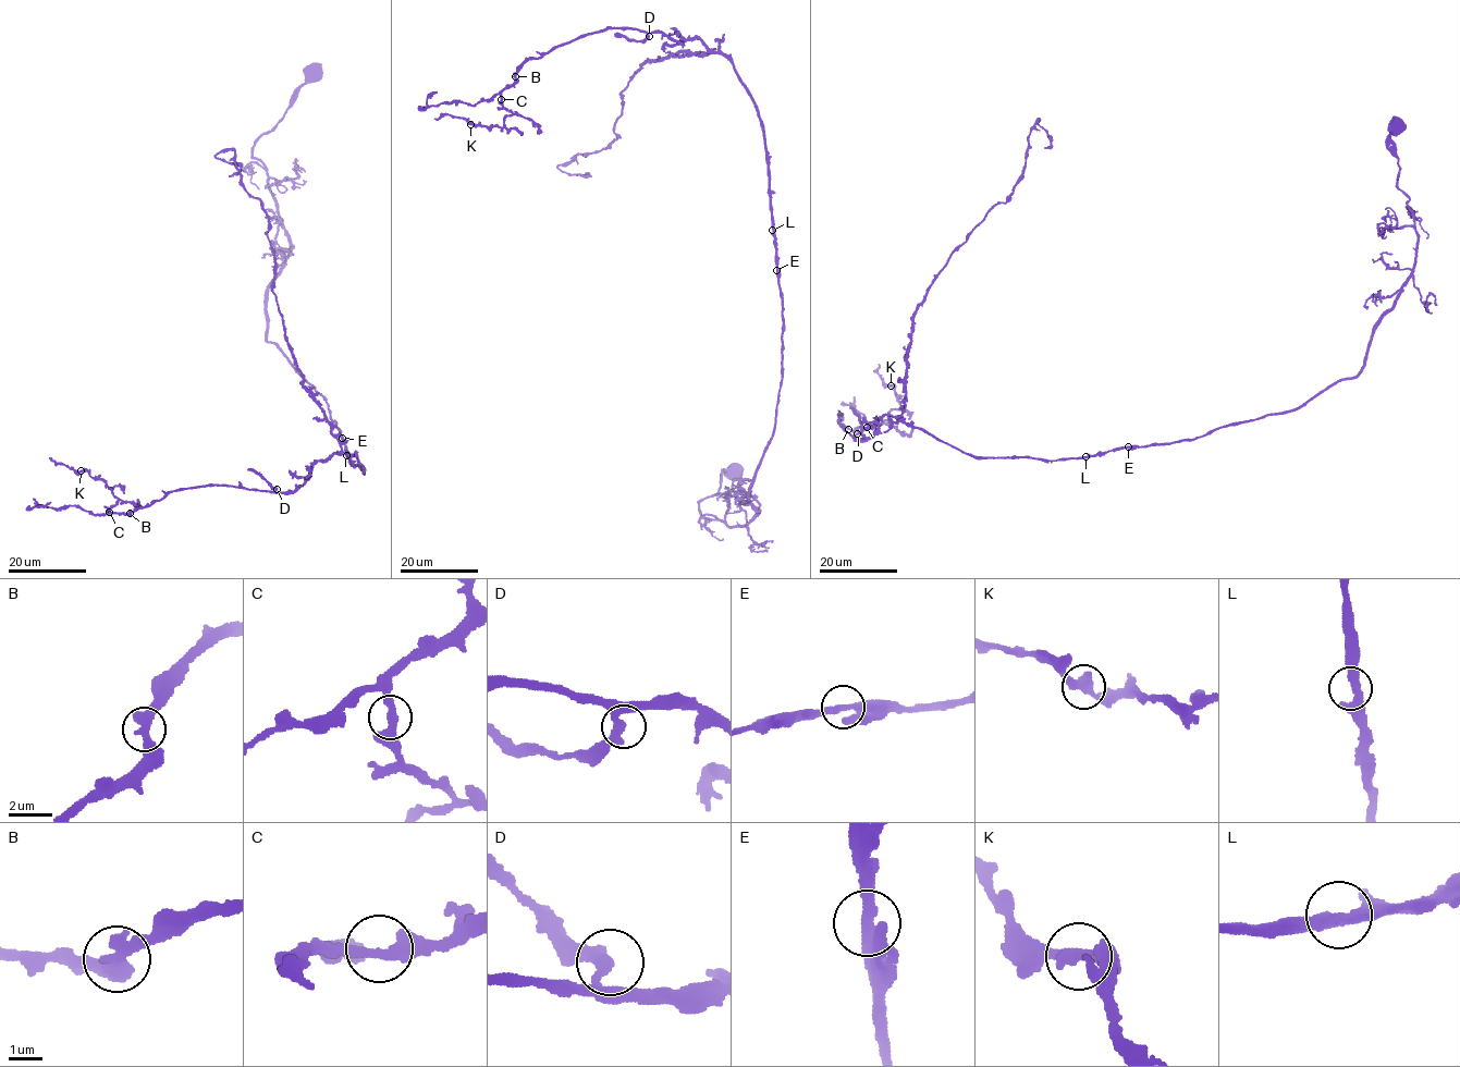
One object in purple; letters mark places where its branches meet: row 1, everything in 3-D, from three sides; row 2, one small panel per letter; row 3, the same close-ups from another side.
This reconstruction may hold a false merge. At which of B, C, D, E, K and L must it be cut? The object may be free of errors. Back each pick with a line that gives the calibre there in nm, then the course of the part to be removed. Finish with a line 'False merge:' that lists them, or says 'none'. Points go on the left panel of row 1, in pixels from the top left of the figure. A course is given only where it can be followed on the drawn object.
False merge: none

